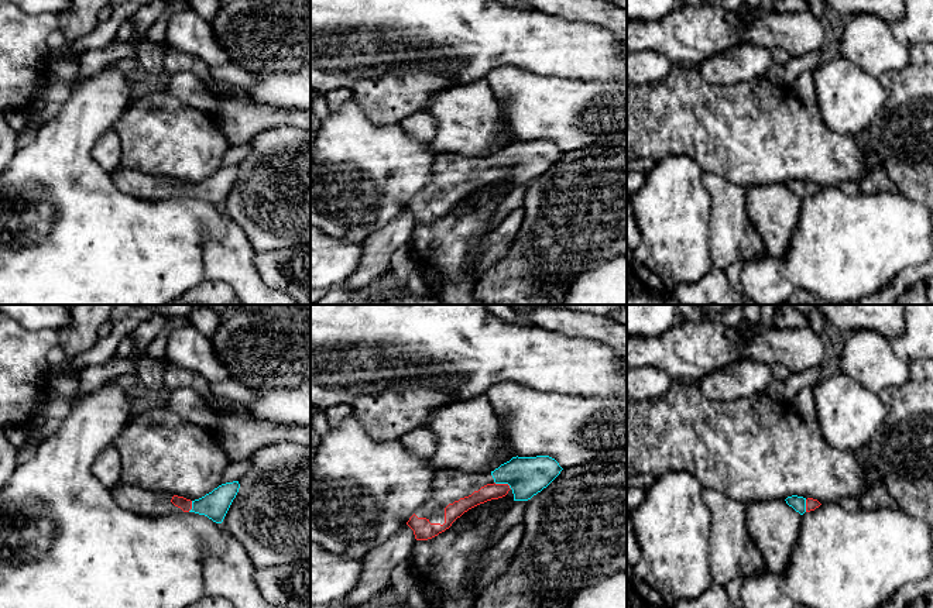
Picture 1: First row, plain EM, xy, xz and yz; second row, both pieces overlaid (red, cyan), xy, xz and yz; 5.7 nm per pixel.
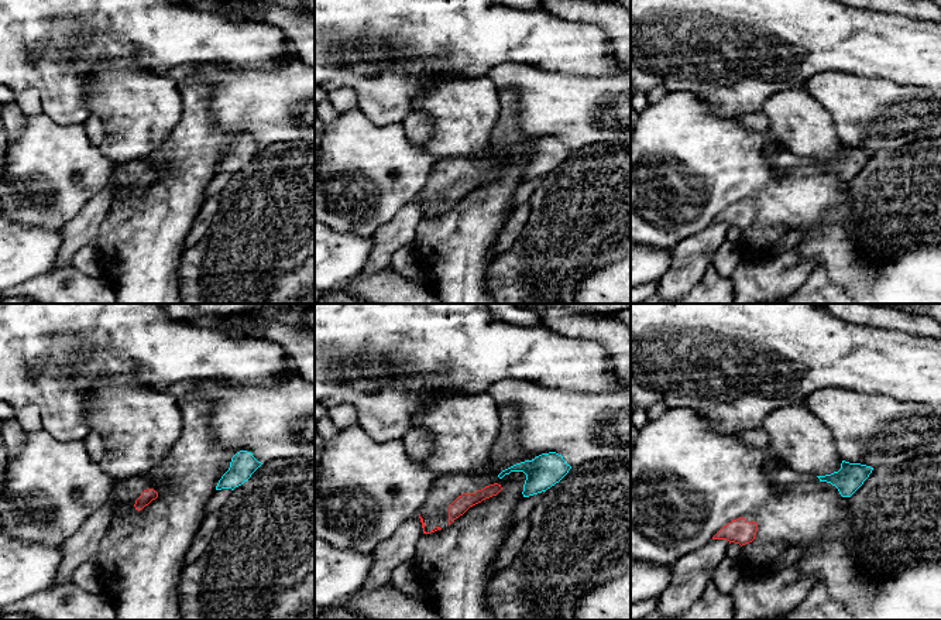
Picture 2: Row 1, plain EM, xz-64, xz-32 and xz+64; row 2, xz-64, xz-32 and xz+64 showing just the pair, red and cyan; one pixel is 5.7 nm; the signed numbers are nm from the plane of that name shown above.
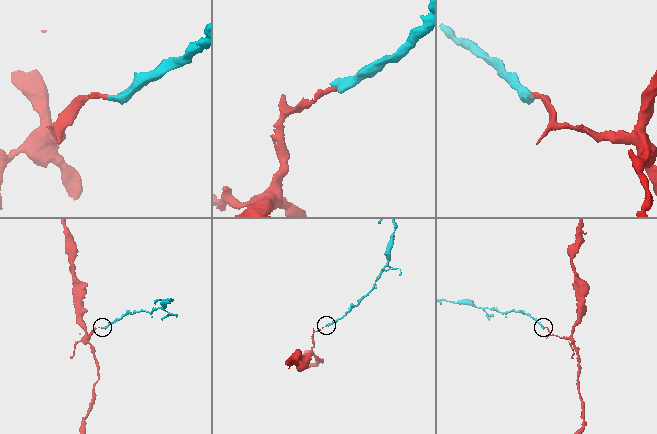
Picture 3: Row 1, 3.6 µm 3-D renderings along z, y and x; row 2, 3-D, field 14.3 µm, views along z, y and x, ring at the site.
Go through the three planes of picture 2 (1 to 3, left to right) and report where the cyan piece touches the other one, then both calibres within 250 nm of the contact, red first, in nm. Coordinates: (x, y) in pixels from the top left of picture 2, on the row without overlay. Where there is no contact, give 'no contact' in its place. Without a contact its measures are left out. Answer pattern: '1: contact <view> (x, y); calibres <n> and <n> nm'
1: no contact
2: no contact
3: no contact

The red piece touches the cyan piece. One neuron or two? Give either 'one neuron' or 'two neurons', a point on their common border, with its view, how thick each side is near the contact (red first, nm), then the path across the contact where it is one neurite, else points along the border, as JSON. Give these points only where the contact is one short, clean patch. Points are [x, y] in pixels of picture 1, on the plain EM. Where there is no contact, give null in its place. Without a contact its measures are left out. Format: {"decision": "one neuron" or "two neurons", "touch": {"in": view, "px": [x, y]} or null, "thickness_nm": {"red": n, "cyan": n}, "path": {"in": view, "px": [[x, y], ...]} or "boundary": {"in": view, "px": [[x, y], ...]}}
{"decision": "one neuron", "touch": {"in": "xz", "px": [503, 168]}, "thickness_nm": {"red": 100, "cyan": 220}, "path": {"in": "xz", "px": [[491, 175], [496, 175], [503, 168], [511, 160], [527, 160]]}}

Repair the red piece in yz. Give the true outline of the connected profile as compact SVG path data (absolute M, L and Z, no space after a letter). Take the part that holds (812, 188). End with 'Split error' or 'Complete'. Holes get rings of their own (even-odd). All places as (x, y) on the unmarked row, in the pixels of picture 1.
M797 179L788 181L785 185L789 190L792 190L800 199L803 199L805 196L814 195L821 189L817 183L813 183L813 182L806 183Z. Split error

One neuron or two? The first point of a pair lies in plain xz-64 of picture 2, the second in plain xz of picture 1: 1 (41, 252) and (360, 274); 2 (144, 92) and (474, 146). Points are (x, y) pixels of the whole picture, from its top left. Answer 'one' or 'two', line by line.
1: two
2: one

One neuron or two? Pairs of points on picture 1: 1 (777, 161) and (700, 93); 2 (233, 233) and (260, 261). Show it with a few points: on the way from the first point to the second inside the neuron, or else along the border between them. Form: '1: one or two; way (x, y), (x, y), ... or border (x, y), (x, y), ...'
1: one; way (758, 143), (748, 133), (738, 131), (719, 112)
2: two; border (254, 253), (254, 268), (267, 287)

